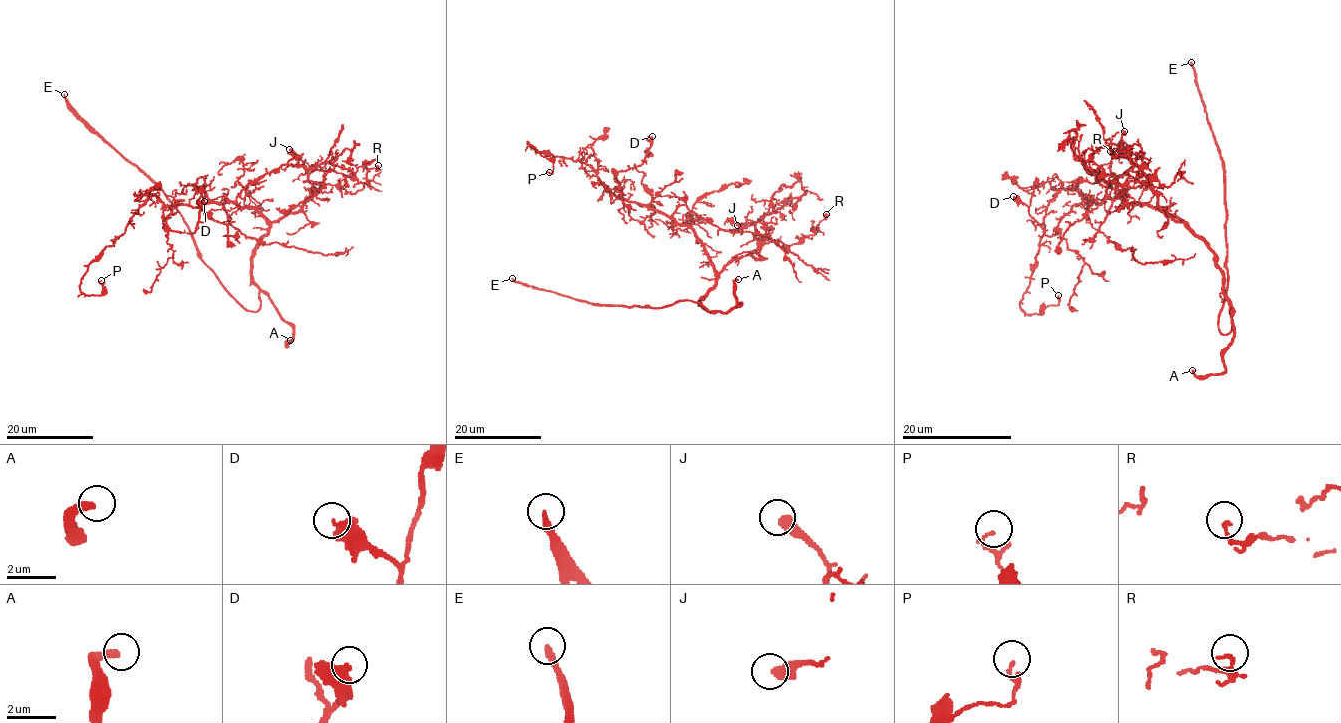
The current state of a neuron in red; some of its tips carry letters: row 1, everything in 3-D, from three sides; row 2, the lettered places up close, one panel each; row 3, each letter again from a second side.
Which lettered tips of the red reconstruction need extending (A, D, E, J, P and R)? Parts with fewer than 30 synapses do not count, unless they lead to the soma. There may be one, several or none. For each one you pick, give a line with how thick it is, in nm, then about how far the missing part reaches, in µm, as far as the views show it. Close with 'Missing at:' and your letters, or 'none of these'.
A: Thickness 280 nm. Missing length about 130 µm
E: Thickness 240 nm. Missing length about 15 µm
J: Thickness 320 nm. Missing length about 15 µm
Missing at: A, E, J

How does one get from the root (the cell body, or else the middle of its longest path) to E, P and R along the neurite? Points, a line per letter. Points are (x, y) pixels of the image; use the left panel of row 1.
E: (261, 239), (251, 263), (261, 306), (252, 311), (201, 258), (188, 224), (167, 196), (111, 148), (64, 94)
P: (261, 239), (268, 222), (254, 208), (166, 205), (149, 196), (88, 266), (79, 290), (100, 295), (101, 280)
R: (261, 239), (273, 222), (302, 208), (315, 169), (366, 183), (367, 168), (378, 165)

